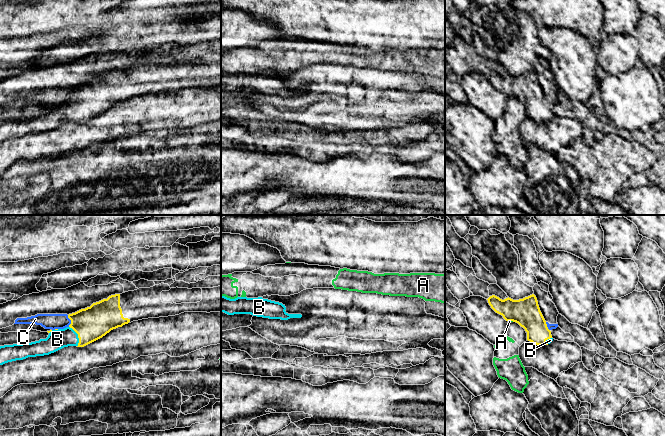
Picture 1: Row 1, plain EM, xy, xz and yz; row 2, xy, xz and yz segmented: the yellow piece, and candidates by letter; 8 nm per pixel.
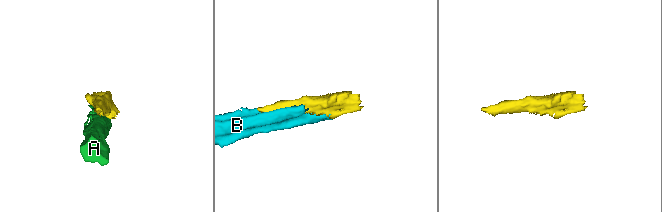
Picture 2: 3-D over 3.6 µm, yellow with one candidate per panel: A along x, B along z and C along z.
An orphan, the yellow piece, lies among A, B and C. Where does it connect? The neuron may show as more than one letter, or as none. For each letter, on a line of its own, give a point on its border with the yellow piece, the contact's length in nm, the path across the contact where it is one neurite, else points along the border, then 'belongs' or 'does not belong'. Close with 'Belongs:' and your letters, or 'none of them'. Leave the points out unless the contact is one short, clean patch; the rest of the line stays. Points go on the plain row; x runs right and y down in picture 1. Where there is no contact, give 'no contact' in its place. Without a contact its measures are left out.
A: meets yellow in yz at (510, 96); contact 50 nm long; does not belong
B: meets yellow in xy at (78, 112); contact 180 nm long; belongs
C: meets yellow in xy at (71, 97); contact 100 nm long; does not belong
Belongs: B

